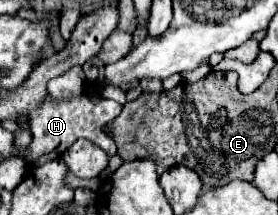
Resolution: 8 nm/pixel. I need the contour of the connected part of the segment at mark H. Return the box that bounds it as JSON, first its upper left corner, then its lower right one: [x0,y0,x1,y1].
[28,97,122,165]

